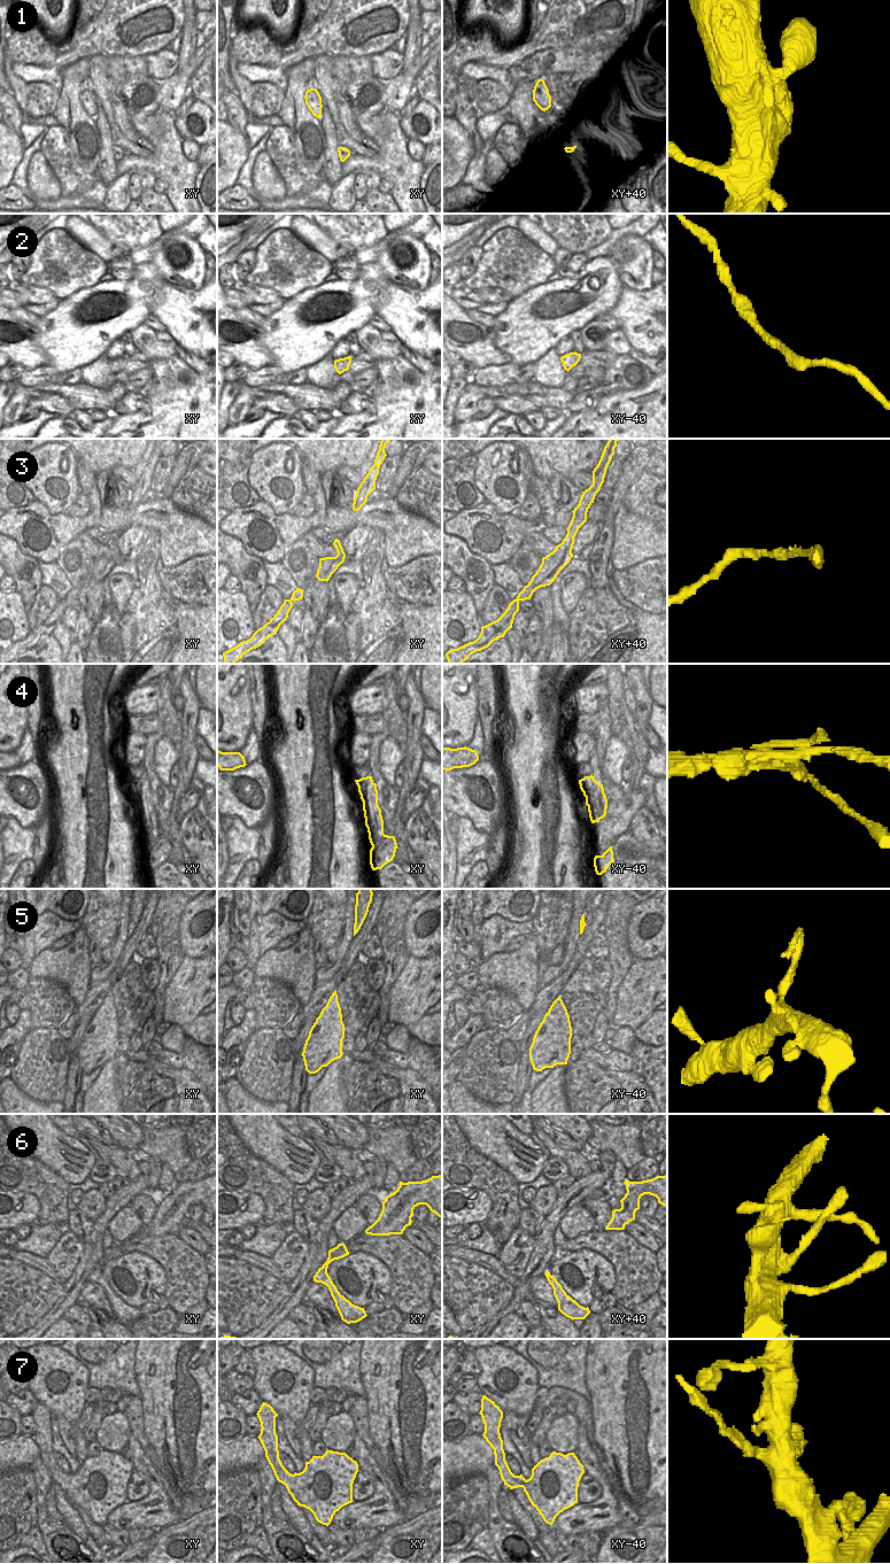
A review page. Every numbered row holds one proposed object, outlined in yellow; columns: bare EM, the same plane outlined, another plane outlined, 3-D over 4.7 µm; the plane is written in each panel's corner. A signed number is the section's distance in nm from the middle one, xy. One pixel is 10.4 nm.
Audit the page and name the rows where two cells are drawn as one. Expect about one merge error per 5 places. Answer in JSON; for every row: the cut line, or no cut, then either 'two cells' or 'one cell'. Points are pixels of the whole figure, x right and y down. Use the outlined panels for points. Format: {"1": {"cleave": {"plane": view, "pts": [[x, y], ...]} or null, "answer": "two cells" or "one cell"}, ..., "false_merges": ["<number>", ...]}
{"1": {"cleave": null, "answer": "one cell"}, "2": {"cleave": null, "answer": "one cell"}, "3": {"cleave": null, "answer": "one cell"}, "4": {"cleave": {"plane": "xy", "pts": [[382, 822], [368, 829]]}, "answer": "two cells"}, "5": {"cleave": {"plane": "xy", "pts": [[332, 993], [337, 996]]}, "answer": "two cells"}, "6": {"cleave": null, "answer": "one cell"}, "7": {"cleave": null, "answer": "one cell"}, "false_merges": ["4", "5"]}

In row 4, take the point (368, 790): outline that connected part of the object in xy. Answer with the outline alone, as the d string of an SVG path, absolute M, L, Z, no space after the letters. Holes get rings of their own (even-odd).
M372 776L355 780L361 799L363 802L363 811L366 828L373 828L384 823L381 810L378 805L378 790L377 784L373 782Z

